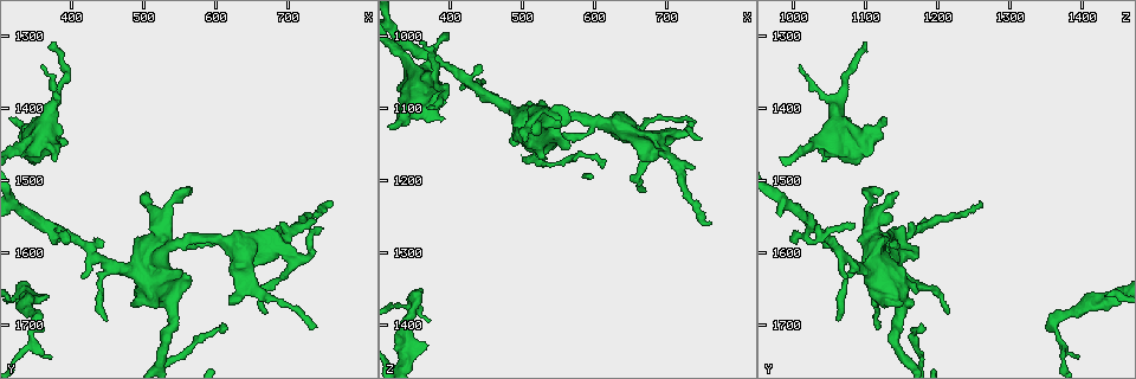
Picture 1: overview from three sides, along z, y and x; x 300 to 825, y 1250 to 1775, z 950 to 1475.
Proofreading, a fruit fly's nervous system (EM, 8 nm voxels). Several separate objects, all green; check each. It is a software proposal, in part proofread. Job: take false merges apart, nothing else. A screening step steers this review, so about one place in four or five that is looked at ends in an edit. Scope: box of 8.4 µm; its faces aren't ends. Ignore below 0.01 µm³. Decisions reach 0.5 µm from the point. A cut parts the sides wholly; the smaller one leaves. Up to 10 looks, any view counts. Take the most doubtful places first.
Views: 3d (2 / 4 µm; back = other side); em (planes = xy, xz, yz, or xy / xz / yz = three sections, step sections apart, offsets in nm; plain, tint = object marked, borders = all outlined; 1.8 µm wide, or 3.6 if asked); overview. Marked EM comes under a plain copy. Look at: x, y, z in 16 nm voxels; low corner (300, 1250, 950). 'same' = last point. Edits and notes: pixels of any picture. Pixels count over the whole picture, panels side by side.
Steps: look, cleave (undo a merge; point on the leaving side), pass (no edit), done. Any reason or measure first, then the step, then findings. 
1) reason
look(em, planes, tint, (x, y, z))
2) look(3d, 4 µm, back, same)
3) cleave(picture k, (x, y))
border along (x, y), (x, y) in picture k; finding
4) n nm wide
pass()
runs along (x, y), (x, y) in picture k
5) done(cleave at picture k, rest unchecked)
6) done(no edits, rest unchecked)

look(3d, 2 µm, (685, 1595, 1140))

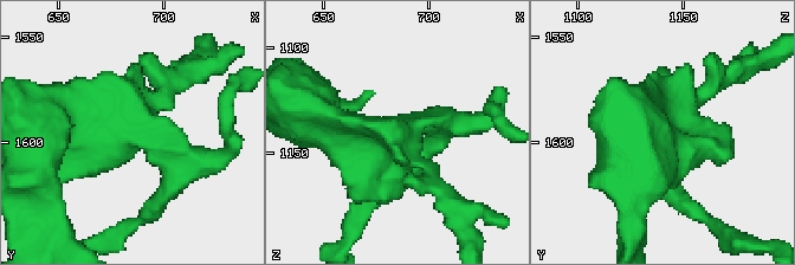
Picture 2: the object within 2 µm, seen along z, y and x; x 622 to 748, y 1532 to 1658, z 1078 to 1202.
look(em, planes, tint, (685, 1593, 1143))

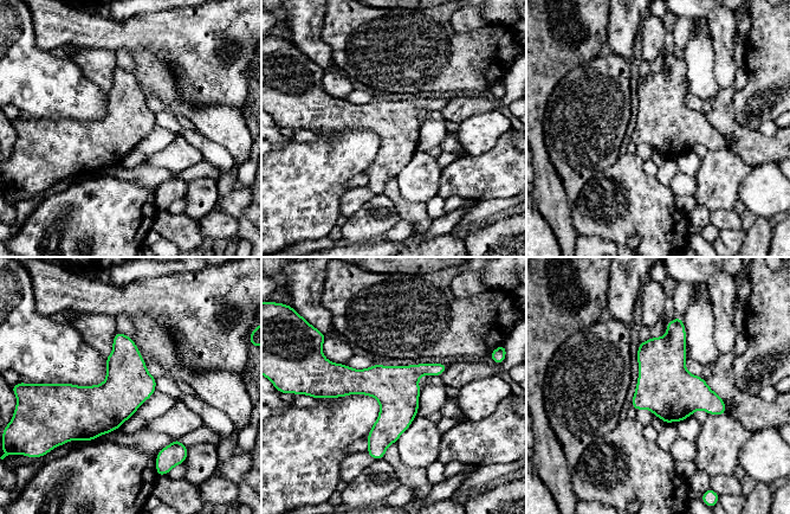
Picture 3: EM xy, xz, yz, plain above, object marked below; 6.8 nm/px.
pass()
one neuron here

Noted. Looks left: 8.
a fork
look(3d, 4 µm, (370, 1565, 1020))

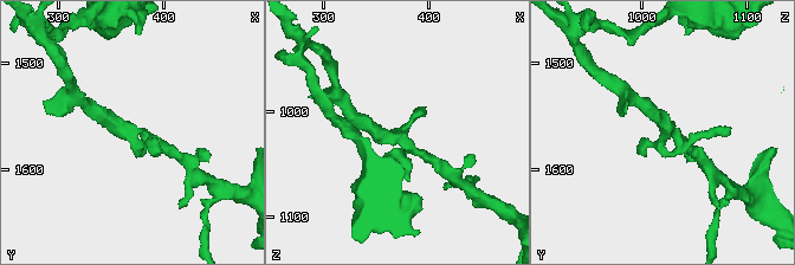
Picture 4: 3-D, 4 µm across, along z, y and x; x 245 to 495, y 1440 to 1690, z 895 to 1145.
shape alone is not enough
look(em, 3.6 µm, planes, tint, (372, 1564, 1026))

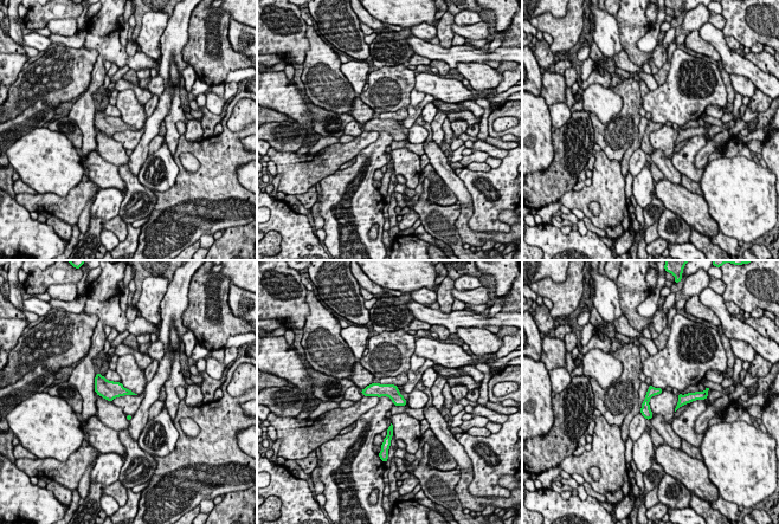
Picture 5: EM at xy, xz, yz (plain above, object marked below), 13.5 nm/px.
130 nm wide
pass()
runs along (365, 392), (390, 390), (403, 402) in picture 5; one neuron here

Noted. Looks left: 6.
thick turns thin
look(em, 3.6 µm, xy, step 4, tint, (365, 1430, 1065))

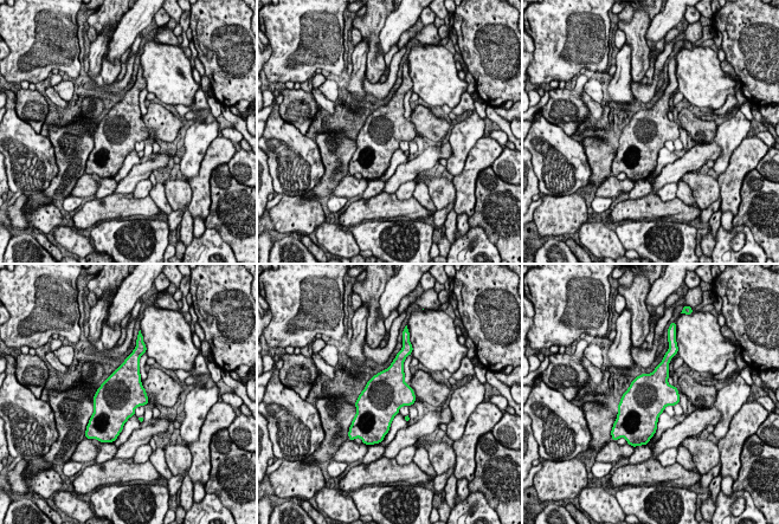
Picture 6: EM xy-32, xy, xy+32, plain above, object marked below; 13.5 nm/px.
look(em, 3.6 µm, planes, tint, same)

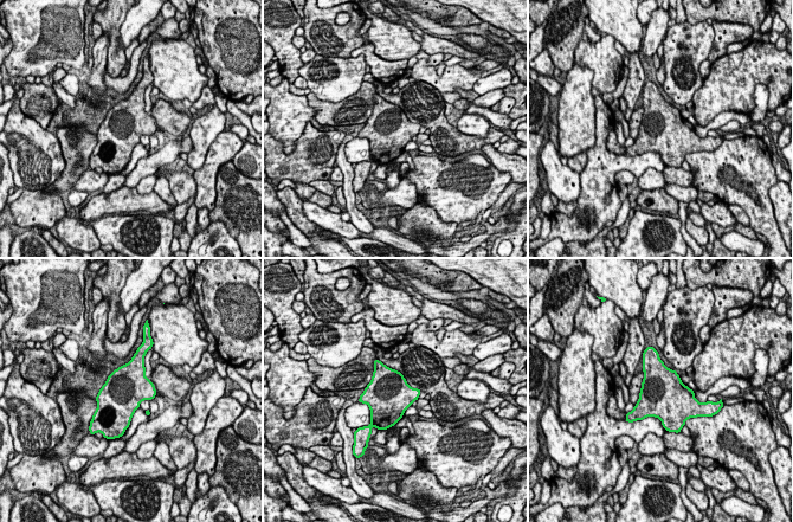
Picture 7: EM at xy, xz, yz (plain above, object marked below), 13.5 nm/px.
pass()
all the same neuron

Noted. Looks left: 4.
look(3d, 4 µm, (350, 1700, 1360))

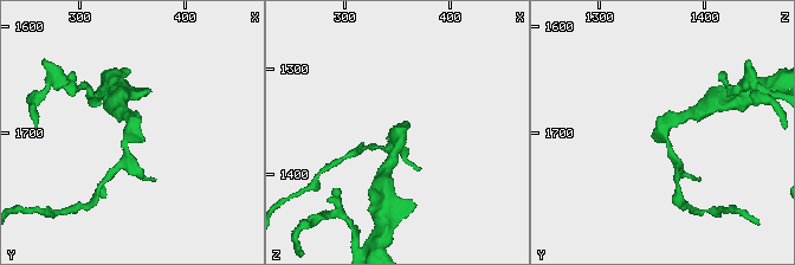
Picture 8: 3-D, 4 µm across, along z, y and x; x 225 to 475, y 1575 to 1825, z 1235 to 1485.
look(em, planes, tint, (348, 1694, 1364))

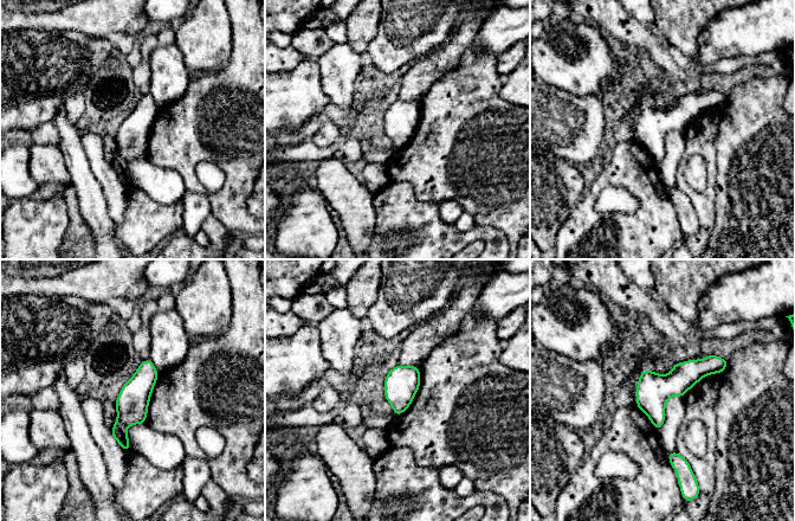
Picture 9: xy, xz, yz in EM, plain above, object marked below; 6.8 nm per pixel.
cleave(picture 9, (118, 431))
two neurons meet here

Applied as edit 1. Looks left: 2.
done(cleave at picture 9, rest unchecked)

